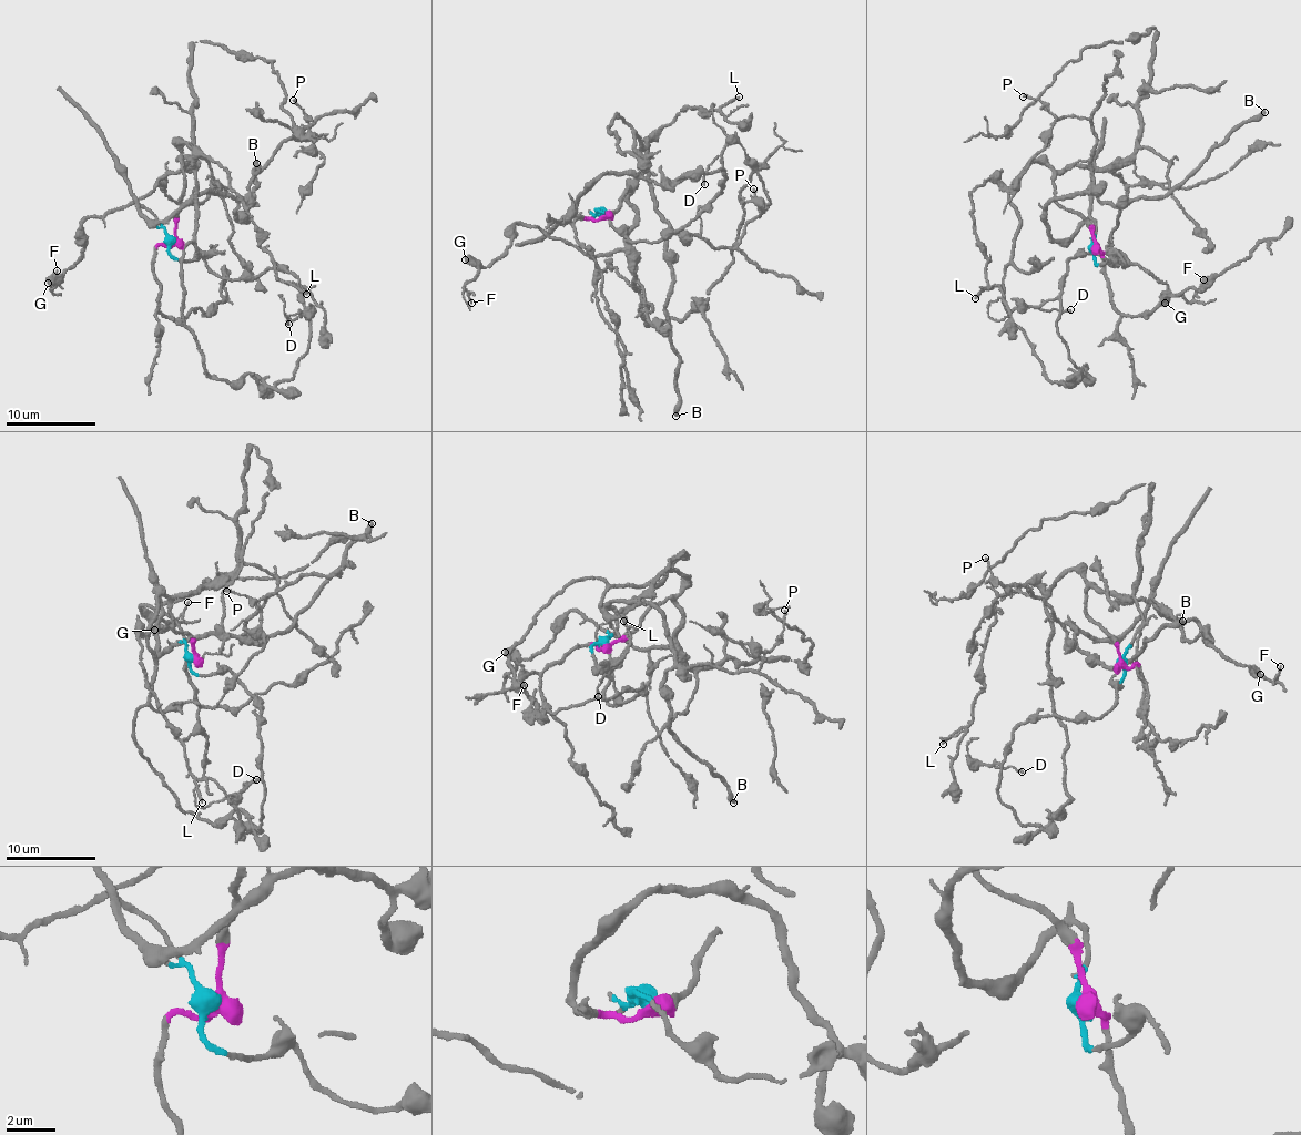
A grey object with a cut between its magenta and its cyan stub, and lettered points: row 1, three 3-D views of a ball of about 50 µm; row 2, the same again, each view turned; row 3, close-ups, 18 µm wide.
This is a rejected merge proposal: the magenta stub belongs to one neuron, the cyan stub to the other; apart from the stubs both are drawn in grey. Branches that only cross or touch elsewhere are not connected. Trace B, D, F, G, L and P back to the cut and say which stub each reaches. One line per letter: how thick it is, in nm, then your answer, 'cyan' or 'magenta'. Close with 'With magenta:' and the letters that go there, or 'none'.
B: calibre 360 nm; cyan
D: calibre 140 nm; cyan
F: calibre 110 nm; magenta
G: calibre 650 nm; magenta
L: calibre 150 nm; magenta
P: calibre 150 nm; cyan
With magenta: F, G, L

